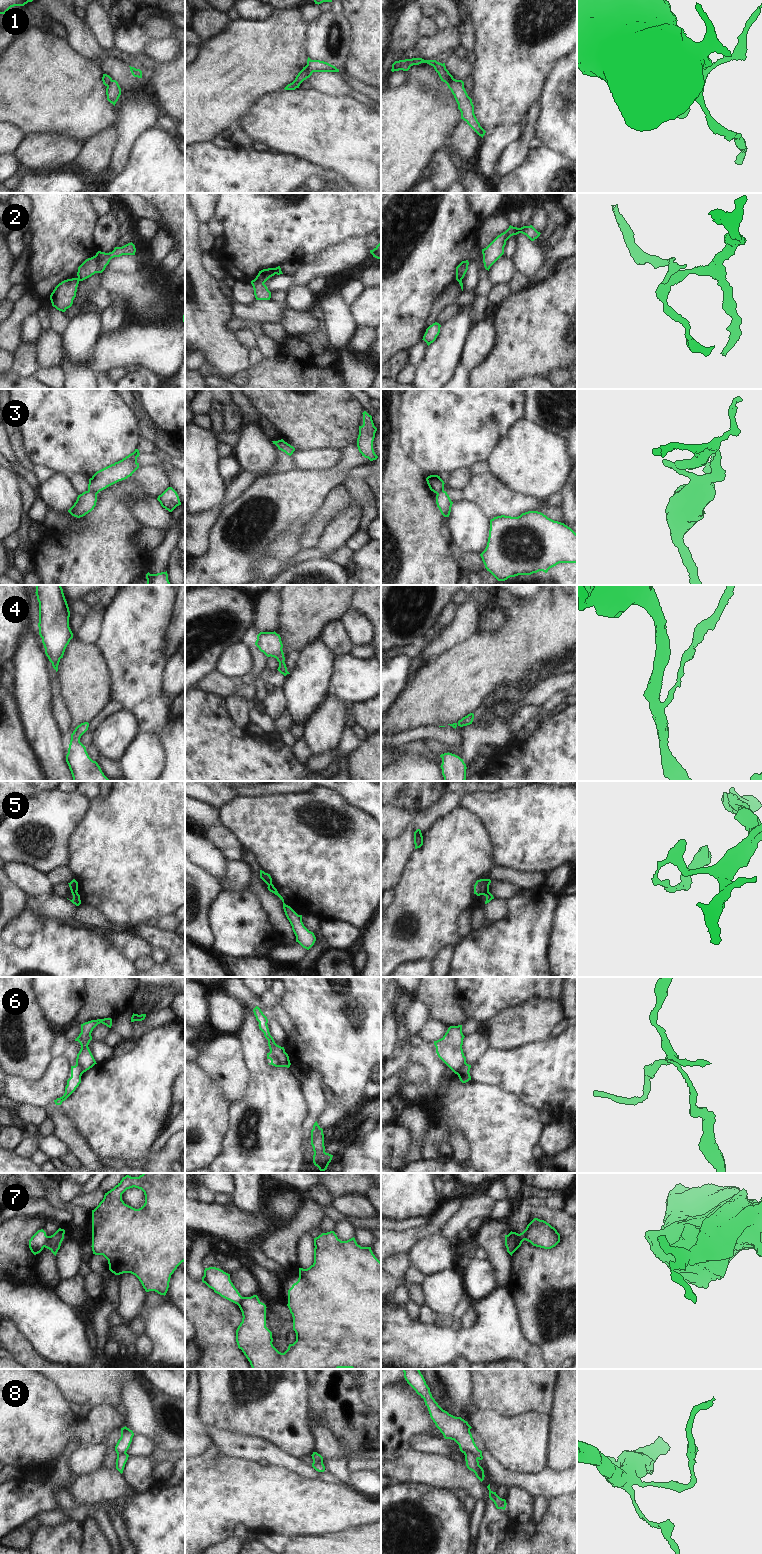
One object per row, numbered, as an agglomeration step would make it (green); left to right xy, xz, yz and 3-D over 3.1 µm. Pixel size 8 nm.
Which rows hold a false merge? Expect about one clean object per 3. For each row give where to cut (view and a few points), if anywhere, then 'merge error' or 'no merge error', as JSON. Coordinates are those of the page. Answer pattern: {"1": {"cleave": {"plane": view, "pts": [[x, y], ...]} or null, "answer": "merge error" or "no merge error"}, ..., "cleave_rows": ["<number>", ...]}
{"1": {"cleave": {"plane": "xz", "pts": [[306, 65], [307, 77]]}, "answer": "merge error"}, "2": {"cleave": {"plane": "xy", "pts": [[77, 278], [80, 280]]}, "answer": "merge error"}, "3": {"cleave": {"plane": "xy", "pts": [[88, 490], [96, 494]]}, "answer": "merge error"}, "4": {"cleave": null, "answer": "no merge error"}, "5": {"cleave": {"plane": "yz", "pts": [[488, 890], [482, 894]]}, "answer": "merge error"}, "6": {"cleave": {"plane": "xz", "pts": [[270, 1051], [279, 1066]]}, "answer": "merge error"}, "7": {"cleave": {"plane": "xy", "pts": [[47, 1236], [44, 1246]]}, "answer": "merge error"}, "8": {"cleave": {"plane": "yz", "pts": [[464, 1453], [472, 1452], [478, 1458]]}, "answer": "merge error"}, "cleave_rows": ["1", "2", "3", "5", "6", "7", "8"]}

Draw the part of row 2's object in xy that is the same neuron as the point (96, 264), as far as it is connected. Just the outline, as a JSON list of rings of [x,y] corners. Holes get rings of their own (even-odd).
[[[132,242],[122,247],[115,247],[114,250],[109,253],[98,251],[95,256],[86,259],[78,267],[78,279],[83,281],[95,273],[102,273],[112,258],[122,255],[135,255],[135,252],[136,248]]]

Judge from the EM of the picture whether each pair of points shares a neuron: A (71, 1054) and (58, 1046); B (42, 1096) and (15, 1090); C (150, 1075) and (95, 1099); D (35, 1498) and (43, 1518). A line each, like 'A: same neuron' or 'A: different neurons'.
A: same neuron
B: same neuron
C: same neuron
D: different neurons

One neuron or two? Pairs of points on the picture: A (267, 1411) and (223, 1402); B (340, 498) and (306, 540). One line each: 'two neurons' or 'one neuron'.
A: one neuron
B: one neuron

